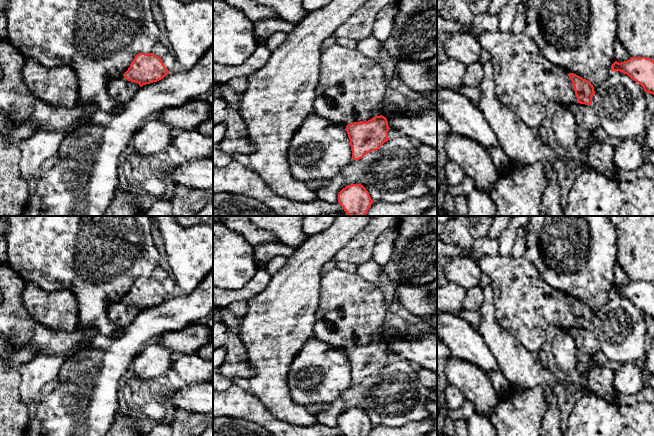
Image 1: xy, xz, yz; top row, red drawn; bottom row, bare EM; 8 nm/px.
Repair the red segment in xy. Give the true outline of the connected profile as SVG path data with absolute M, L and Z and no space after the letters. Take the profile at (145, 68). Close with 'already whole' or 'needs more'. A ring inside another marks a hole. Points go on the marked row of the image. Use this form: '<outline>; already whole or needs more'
M139 53L123 75L108 81L107 90L116 104L125 105L143 85L157 82L168 74L161 57Z; needs more

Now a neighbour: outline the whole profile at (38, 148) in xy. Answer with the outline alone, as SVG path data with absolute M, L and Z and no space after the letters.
M43 130L22 140L18 145L21 152L21 173L31 188L42 171L42 164L57 156L60 144L67 135L62 131Z

